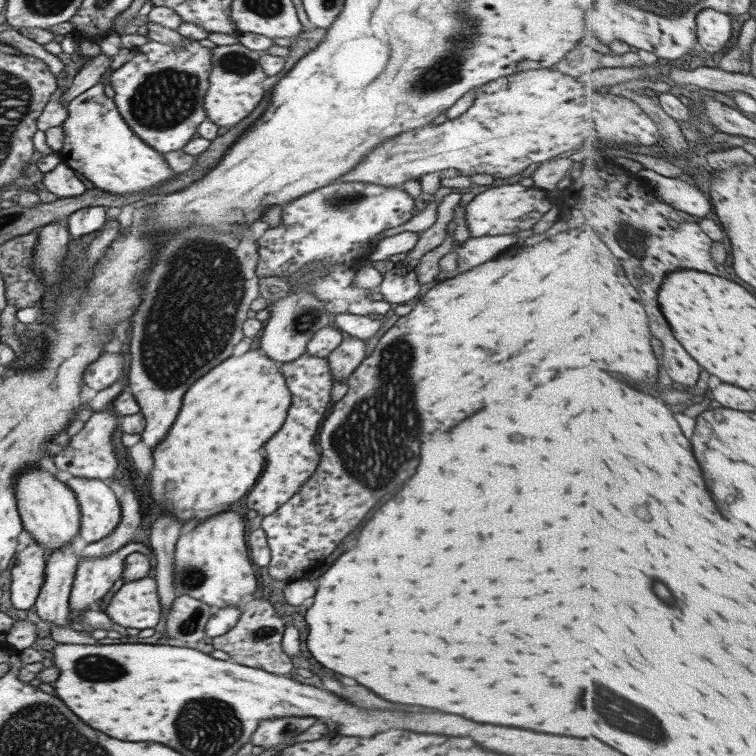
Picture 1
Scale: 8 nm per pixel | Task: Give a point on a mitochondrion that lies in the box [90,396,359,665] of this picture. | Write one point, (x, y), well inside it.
(190, 576)

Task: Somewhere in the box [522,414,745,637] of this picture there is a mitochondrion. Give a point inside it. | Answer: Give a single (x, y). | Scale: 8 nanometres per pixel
(658, 586)

